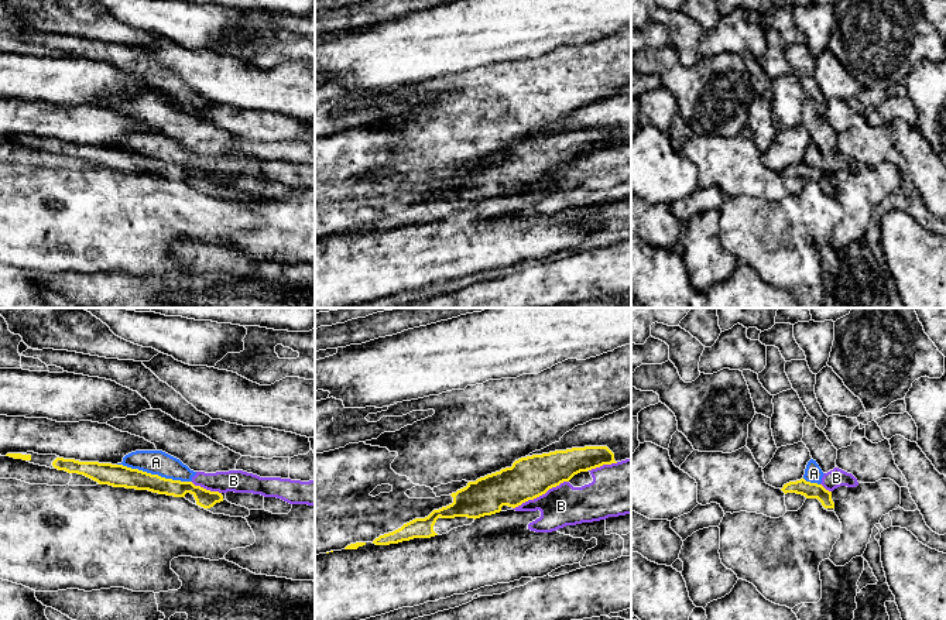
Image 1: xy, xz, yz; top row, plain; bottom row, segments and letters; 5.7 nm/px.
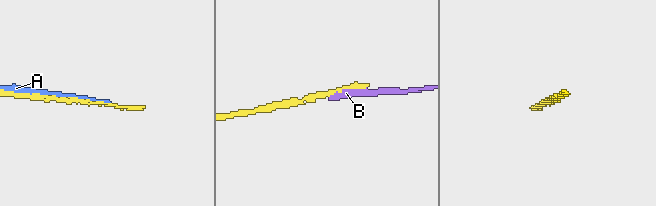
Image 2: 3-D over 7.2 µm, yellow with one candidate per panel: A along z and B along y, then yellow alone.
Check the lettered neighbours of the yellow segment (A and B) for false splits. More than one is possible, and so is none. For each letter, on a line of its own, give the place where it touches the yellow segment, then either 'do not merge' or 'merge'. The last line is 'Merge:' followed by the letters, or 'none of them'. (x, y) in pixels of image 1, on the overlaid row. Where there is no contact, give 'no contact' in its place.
A: meets yellow in xy at (154, 475); do not merge
B: meets yellow in xz at (540, 495); do not merge
Merge: none of them

